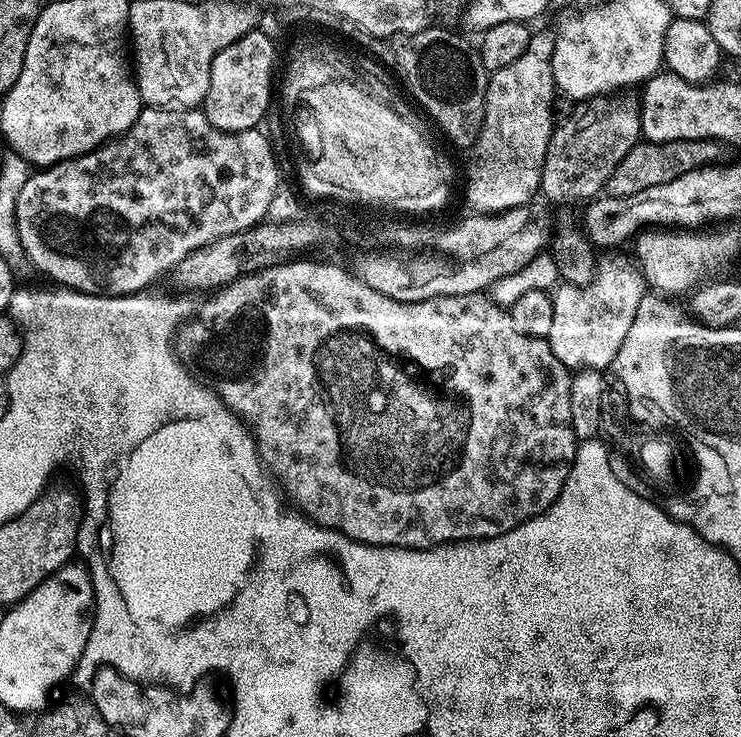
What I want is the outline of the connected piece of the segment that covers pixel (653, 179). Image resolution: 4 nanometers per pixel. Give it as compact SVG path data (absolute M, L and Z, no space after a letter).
M675 140L665 144L637 142L628 151L626 158L622 158L622 162L618 162L614 174L608 179L607 195L612 198L627 198L638 194L642 190L646 190L650 186L662 186L662 182L670 182L674 178L678 178L695 168L706 168L715 165L721 159L720 148L721 145L715 140Z

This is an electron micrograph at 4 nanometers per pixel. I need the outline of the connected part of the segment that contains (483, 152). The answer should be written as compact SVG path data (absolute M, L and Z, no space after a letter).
M539 30L533 31L530 46L520 57L514 58L510 66L491 73L487 77L484 90L484 121L480 136L470 149L472 157L468 160L468 181L464 184L464 196L473 213L495 214L529 203L532 195L540 192L540 171L550 146L554 127L552 120L552 99L558 96L558 89L552 73L554 39Z

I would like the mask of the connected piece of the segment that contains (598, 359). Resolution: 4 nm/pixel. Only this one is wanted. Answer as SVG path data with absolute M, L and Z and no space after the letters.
M601 263L596 276L584 287L572 287L561 283L551 293L554 306L554 322L550 326L550 334L546 337L548 345L554 350L558 362L562 362L570 370L608 370L622 346L622 338L626 338L630 330L630 322L634 322L634 314L642 299L642 280L639 273L624 264Z

